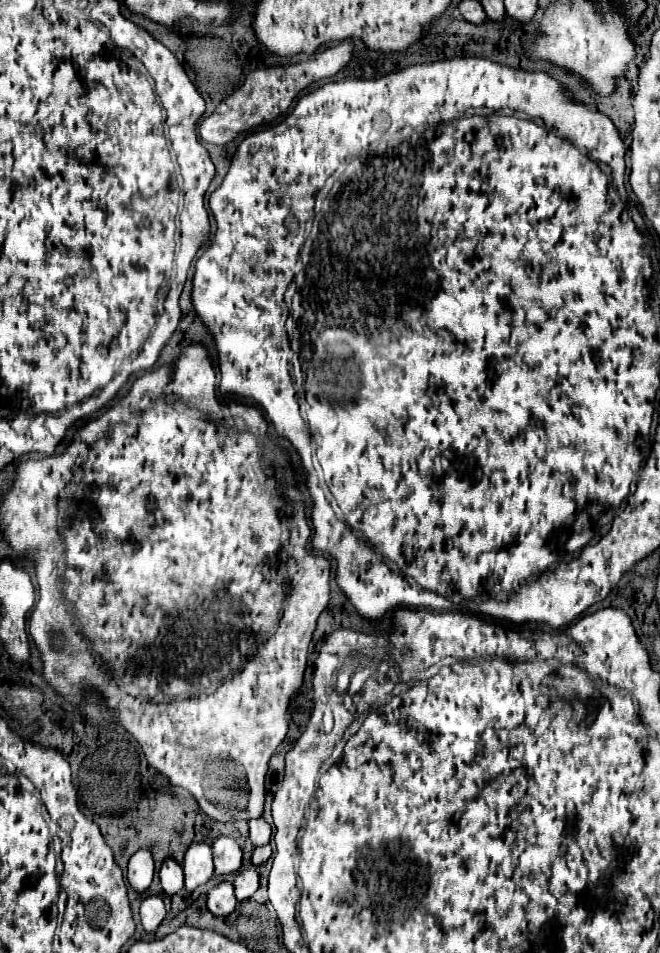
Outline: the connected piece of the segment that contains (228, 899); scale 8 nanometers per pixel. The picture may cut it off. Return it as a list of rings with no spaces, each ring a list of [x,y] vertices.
[[[220,882],[216,888],[212,888],[208,892],[206,906],[214,916],[228,916],[236,906],[236,896],[234,896],[232,882]]]

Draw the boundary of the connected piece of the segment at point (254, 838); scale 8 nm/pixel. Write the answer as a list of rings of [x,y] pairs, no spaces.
[[[256,818],[256,820],[250,820],[250,842],[254,846],[264,846],[270,842],[270,834],[272,834],[272,828],[270,824],[264,820],[264,818]]]

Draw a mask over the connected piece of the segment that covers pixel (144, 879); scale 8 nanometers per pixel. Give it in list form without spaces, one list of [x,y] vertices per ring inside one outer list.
[[[142,848],[128,860],[126,878],[136,892],[144,892],[154,878],[154,860],[150,850]]]

